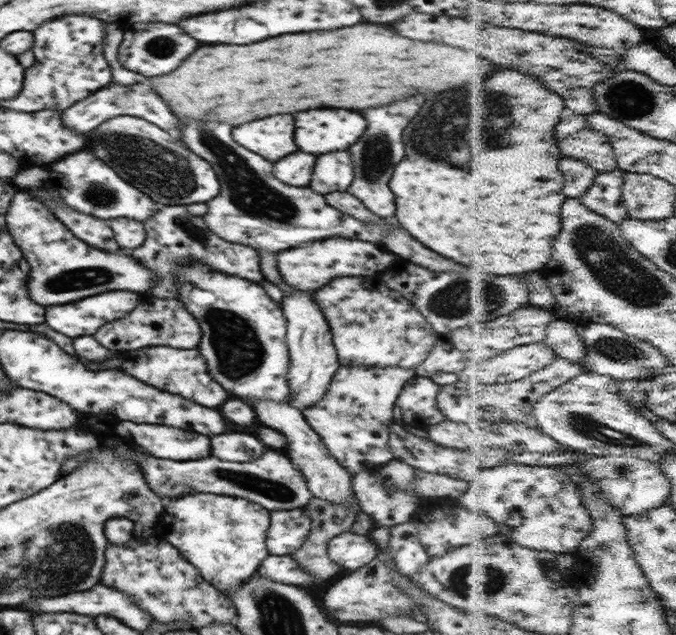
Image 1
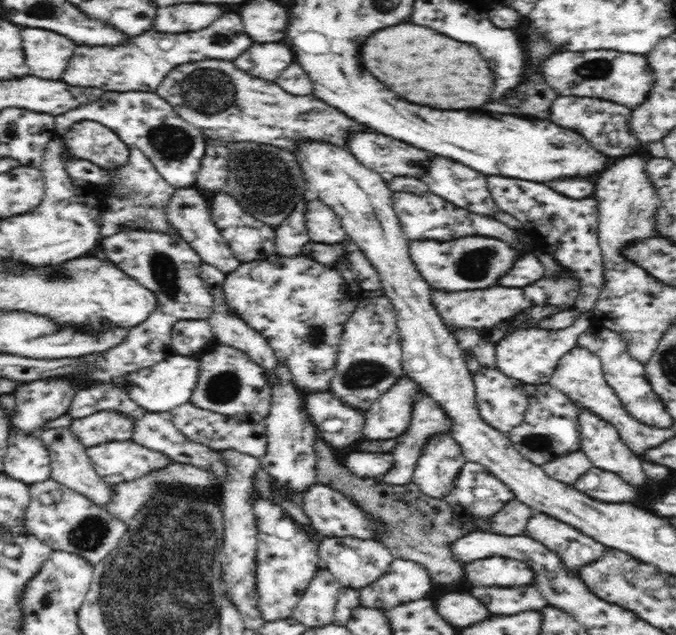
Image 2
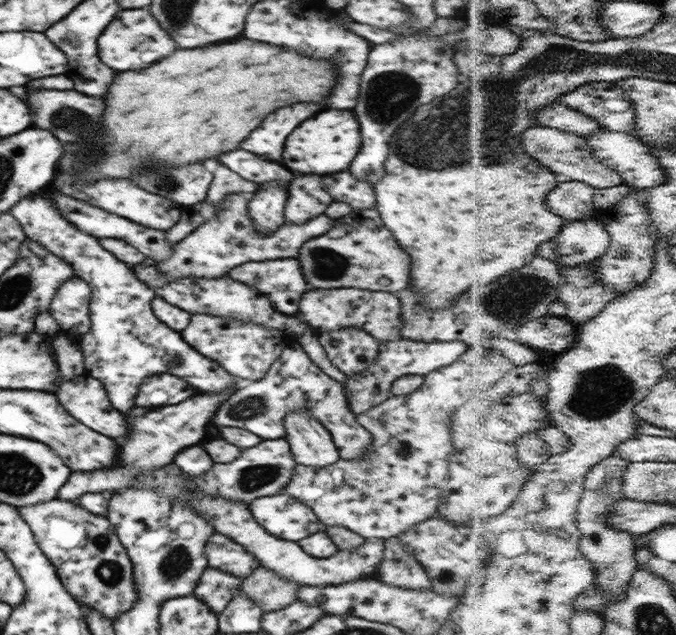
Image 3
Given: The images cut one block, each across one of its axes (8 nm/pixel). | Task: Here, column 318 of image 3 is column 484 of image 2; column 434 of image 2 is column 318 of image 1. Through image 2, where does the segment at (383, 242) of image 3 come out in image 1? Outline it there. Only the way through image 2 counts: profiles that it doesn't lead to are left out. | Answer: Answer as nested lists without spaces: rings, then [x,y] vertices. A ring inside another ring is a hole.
[[[330,238],[330,240],[320,240],[312,242],[302,248],[290,248],[278,254],[278,270],[282,275],[282,280],[288,286],[297,290],[318,290],[332,282],[334,278],[342,276],[377,276],[382,271],[390,267],[390,264],[396,264],[398,256],[380,250],[376,244],[362,242],[362,240],[348,240],[348,238]]]

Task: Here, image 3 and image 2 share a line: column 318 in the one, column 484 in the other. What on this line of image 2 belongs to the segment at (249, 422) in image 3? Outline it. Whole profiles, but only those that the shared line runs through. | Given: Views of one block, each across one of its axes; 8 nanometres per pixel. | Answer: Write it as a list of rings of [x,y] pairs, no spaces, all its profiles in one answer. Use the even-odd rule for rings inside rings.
[[[482,366],[473,383],[478,412],[486,424],[506,434],[523,421],[529,395],[516,380]]]

